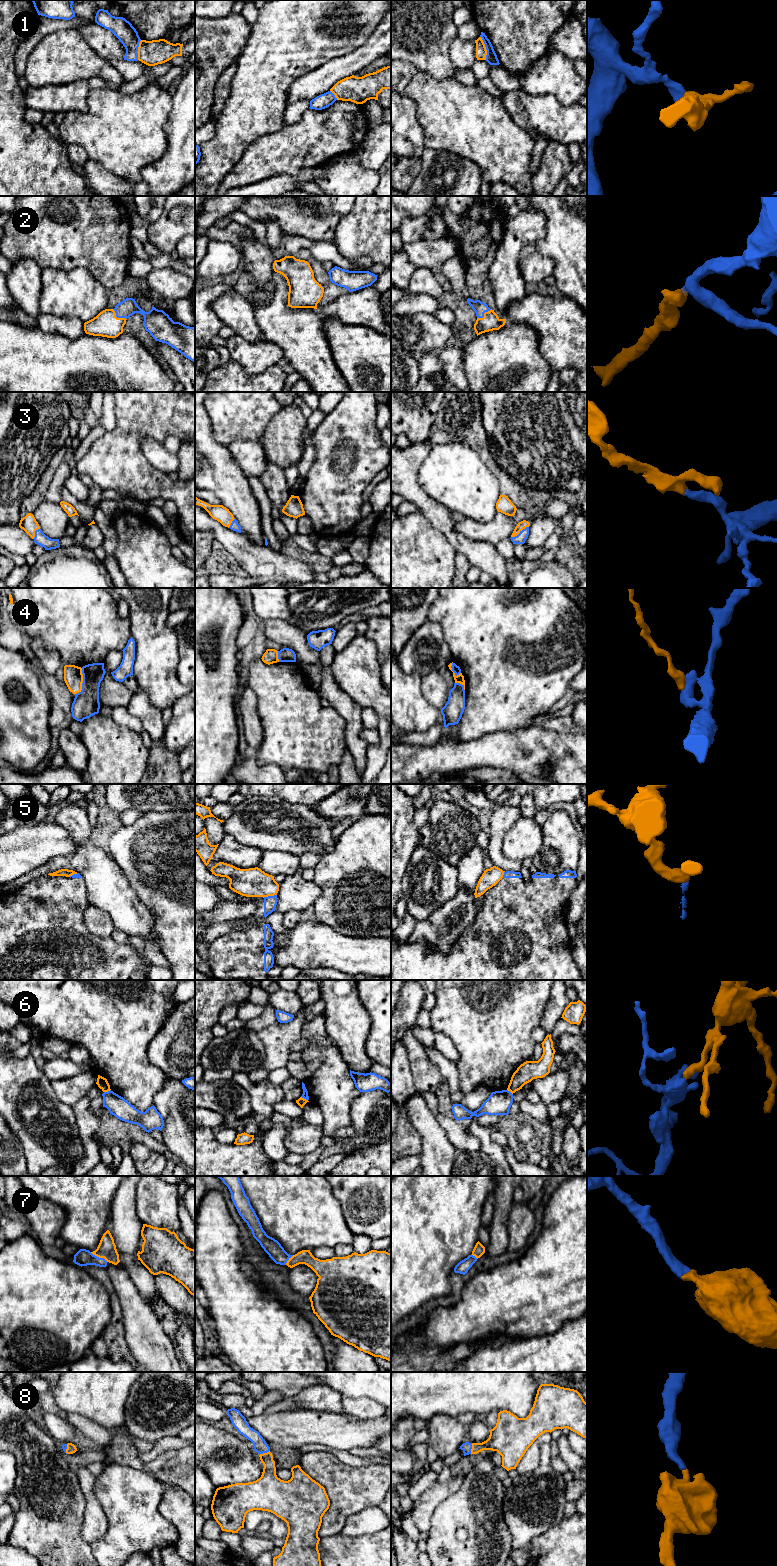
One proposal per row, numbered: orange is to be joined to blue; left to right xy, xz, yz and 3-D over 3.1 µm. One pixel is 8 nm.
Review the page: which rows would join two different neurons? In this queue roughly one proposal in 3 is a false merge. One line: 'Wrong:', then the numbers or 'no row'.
Wrong: 1, 4, 5, 6

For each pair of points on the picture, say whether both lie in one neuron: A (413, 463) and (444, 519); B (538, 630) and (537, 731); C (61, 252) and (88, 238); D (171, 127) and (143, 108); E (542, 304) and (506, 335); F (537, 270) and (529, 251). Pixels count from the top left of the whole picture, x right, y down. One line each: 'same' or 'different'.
A: same
B: different
C: same
D: different
E: different
F: same

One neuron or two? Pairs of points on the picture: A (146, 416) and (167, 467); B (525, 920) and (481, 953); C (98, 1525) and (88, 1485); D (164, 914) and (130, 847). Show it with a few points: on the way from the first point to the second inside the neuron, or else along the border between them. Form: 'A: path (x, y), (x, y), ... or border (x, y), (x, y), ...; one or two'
A: border (147, 436), (141, 440), (141, 451), (151, 464); two
B: path (512, 933), (510, 935), (492, 935), (490, 940); one
C: path (93, 1515), (89, 1495); one
D: path (164, 897), (156, 884), (156, 873), (147, 864); one

